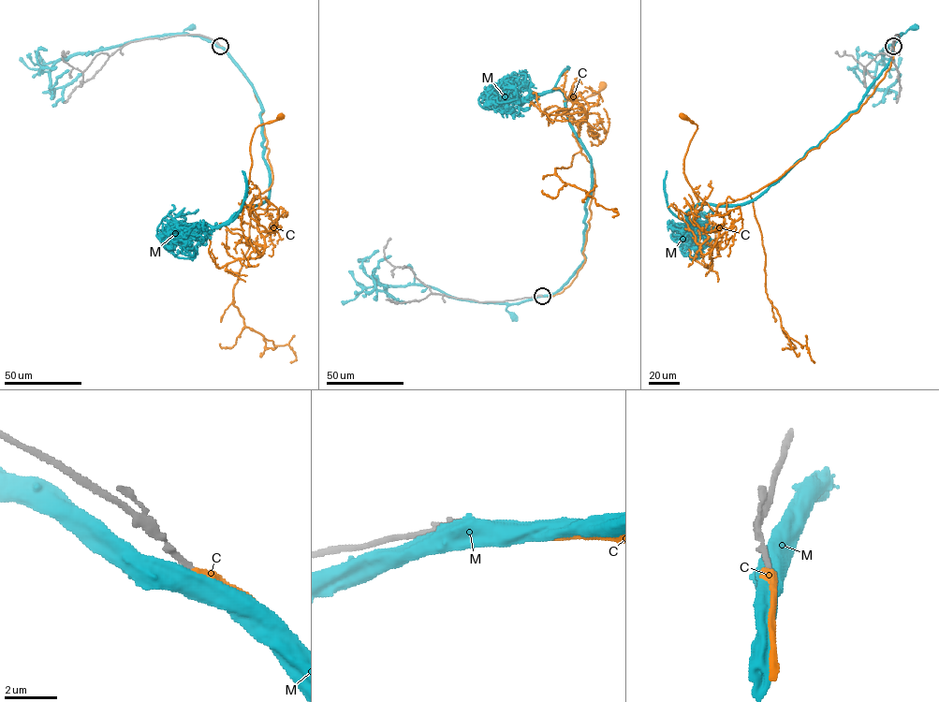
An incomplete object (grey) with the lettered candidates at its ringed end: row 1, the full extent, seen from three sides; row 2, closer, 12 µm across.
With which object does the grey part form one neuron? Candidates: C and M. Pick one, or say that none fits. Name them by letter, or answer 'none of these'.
none of these

